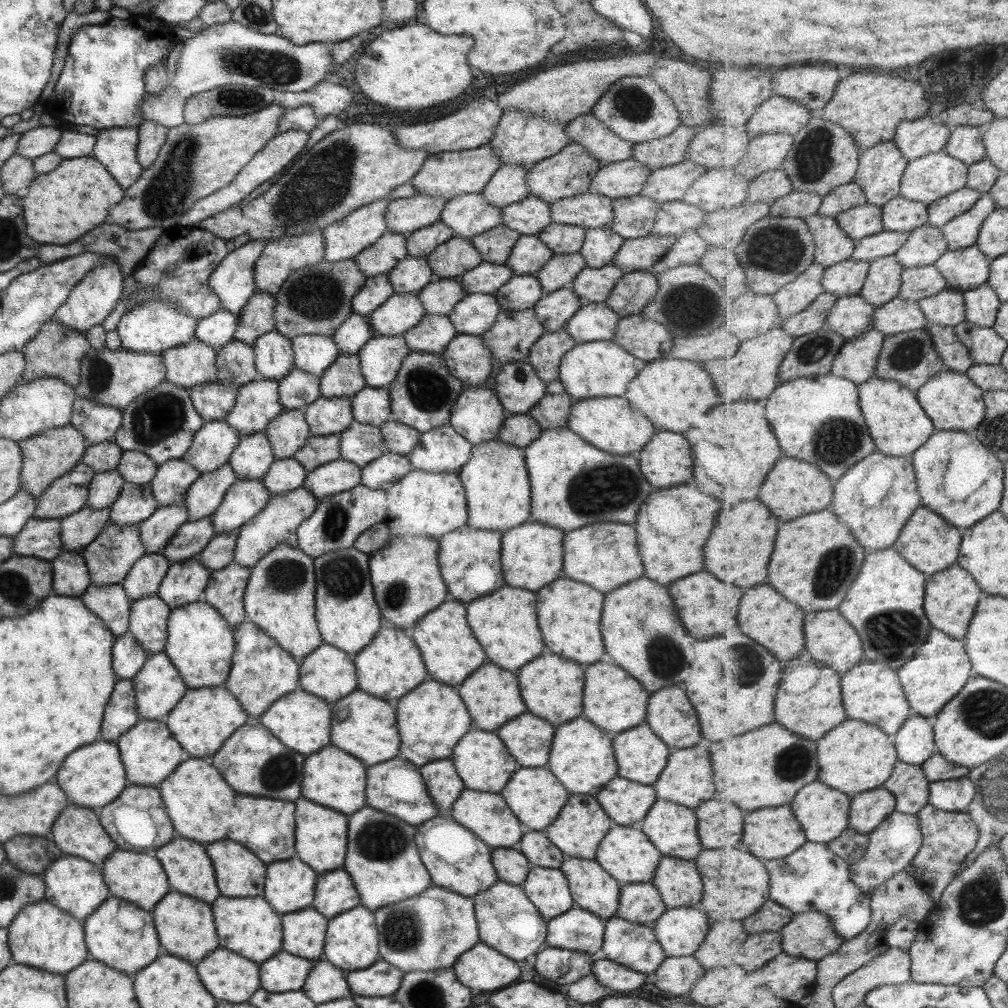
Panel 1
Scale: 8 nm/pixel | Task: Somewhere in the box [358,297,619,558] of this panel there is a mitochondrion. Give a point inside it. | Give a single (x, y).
(427, 389)

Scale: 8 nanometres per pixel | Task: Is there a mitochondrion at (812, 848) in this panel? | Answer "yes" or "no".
no

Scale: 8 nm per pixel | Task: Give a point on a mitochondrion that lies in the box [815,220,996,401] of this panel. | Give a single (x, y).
(909, 352)

